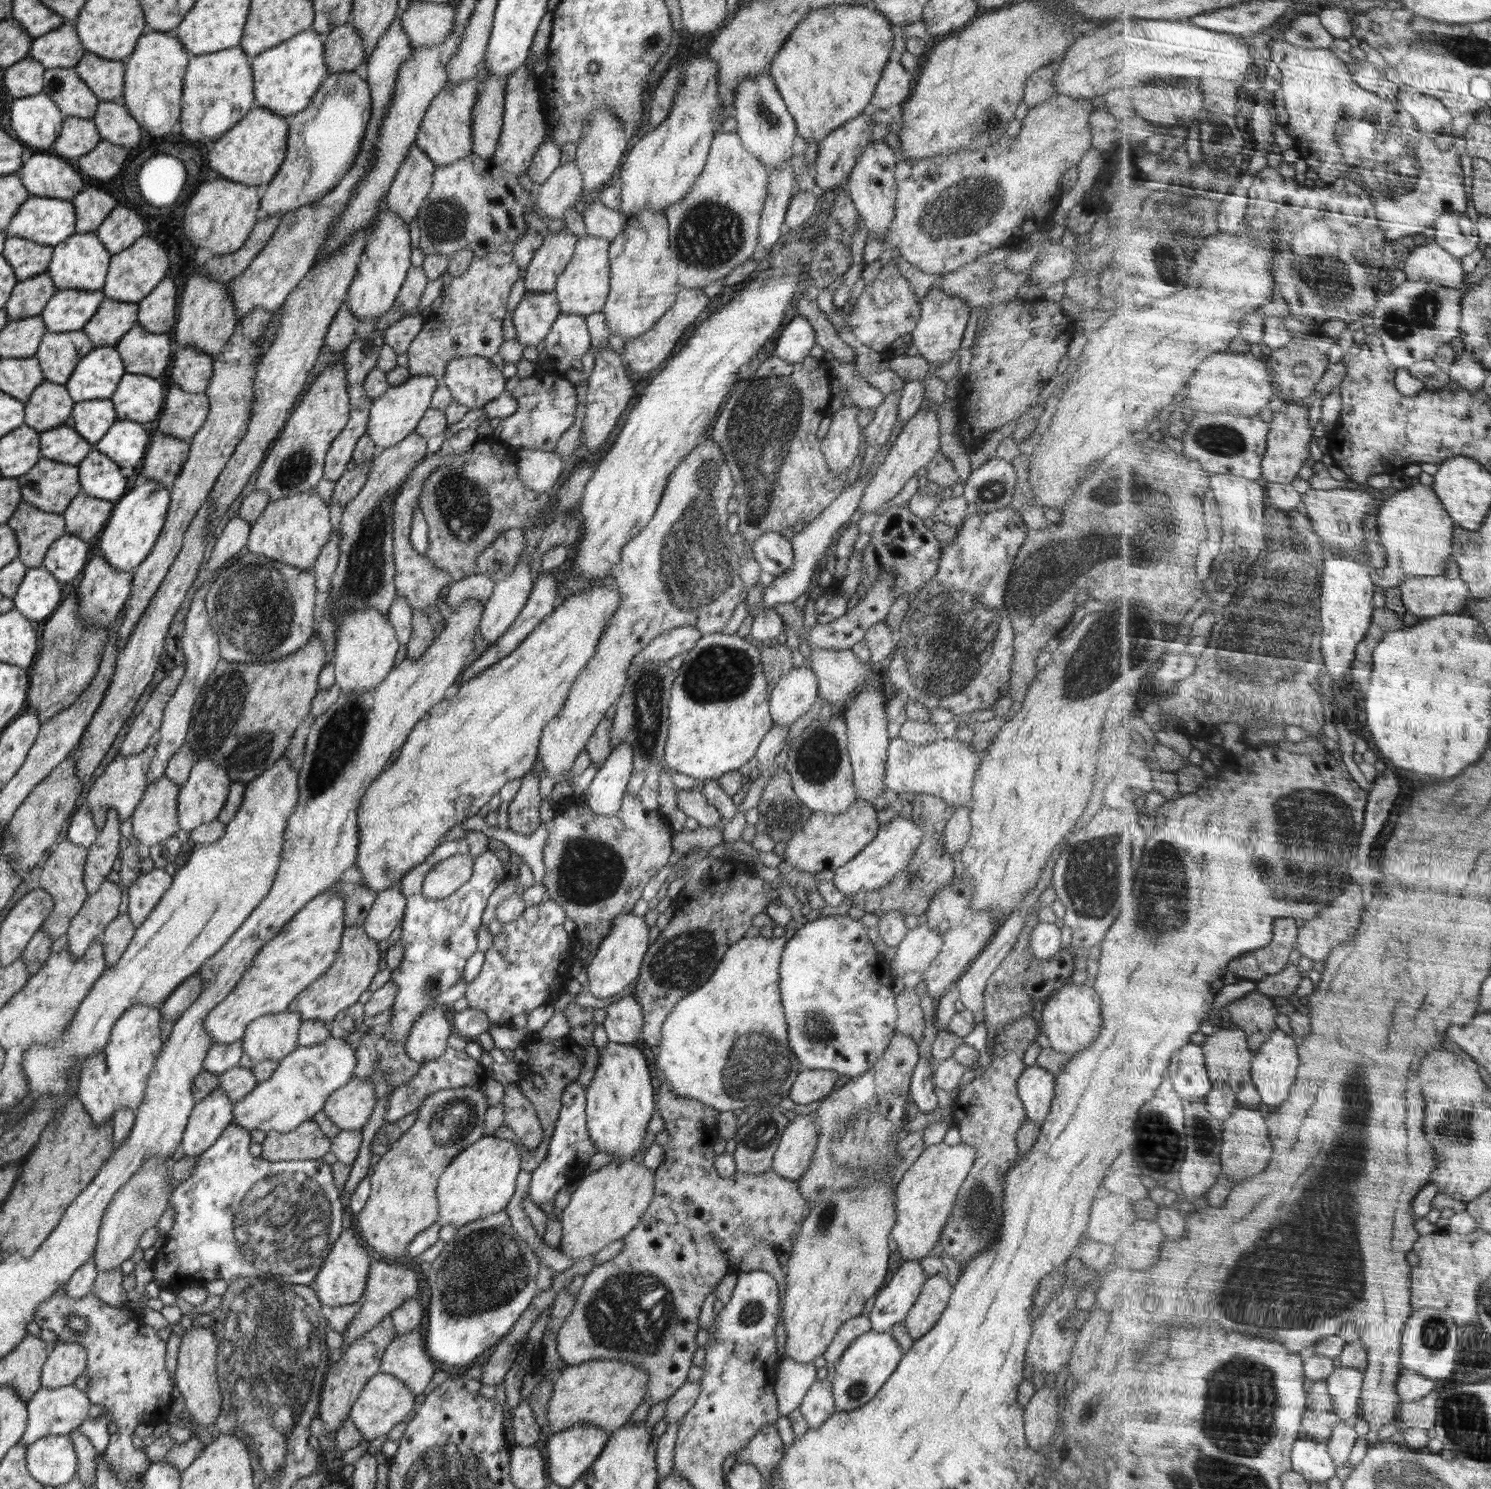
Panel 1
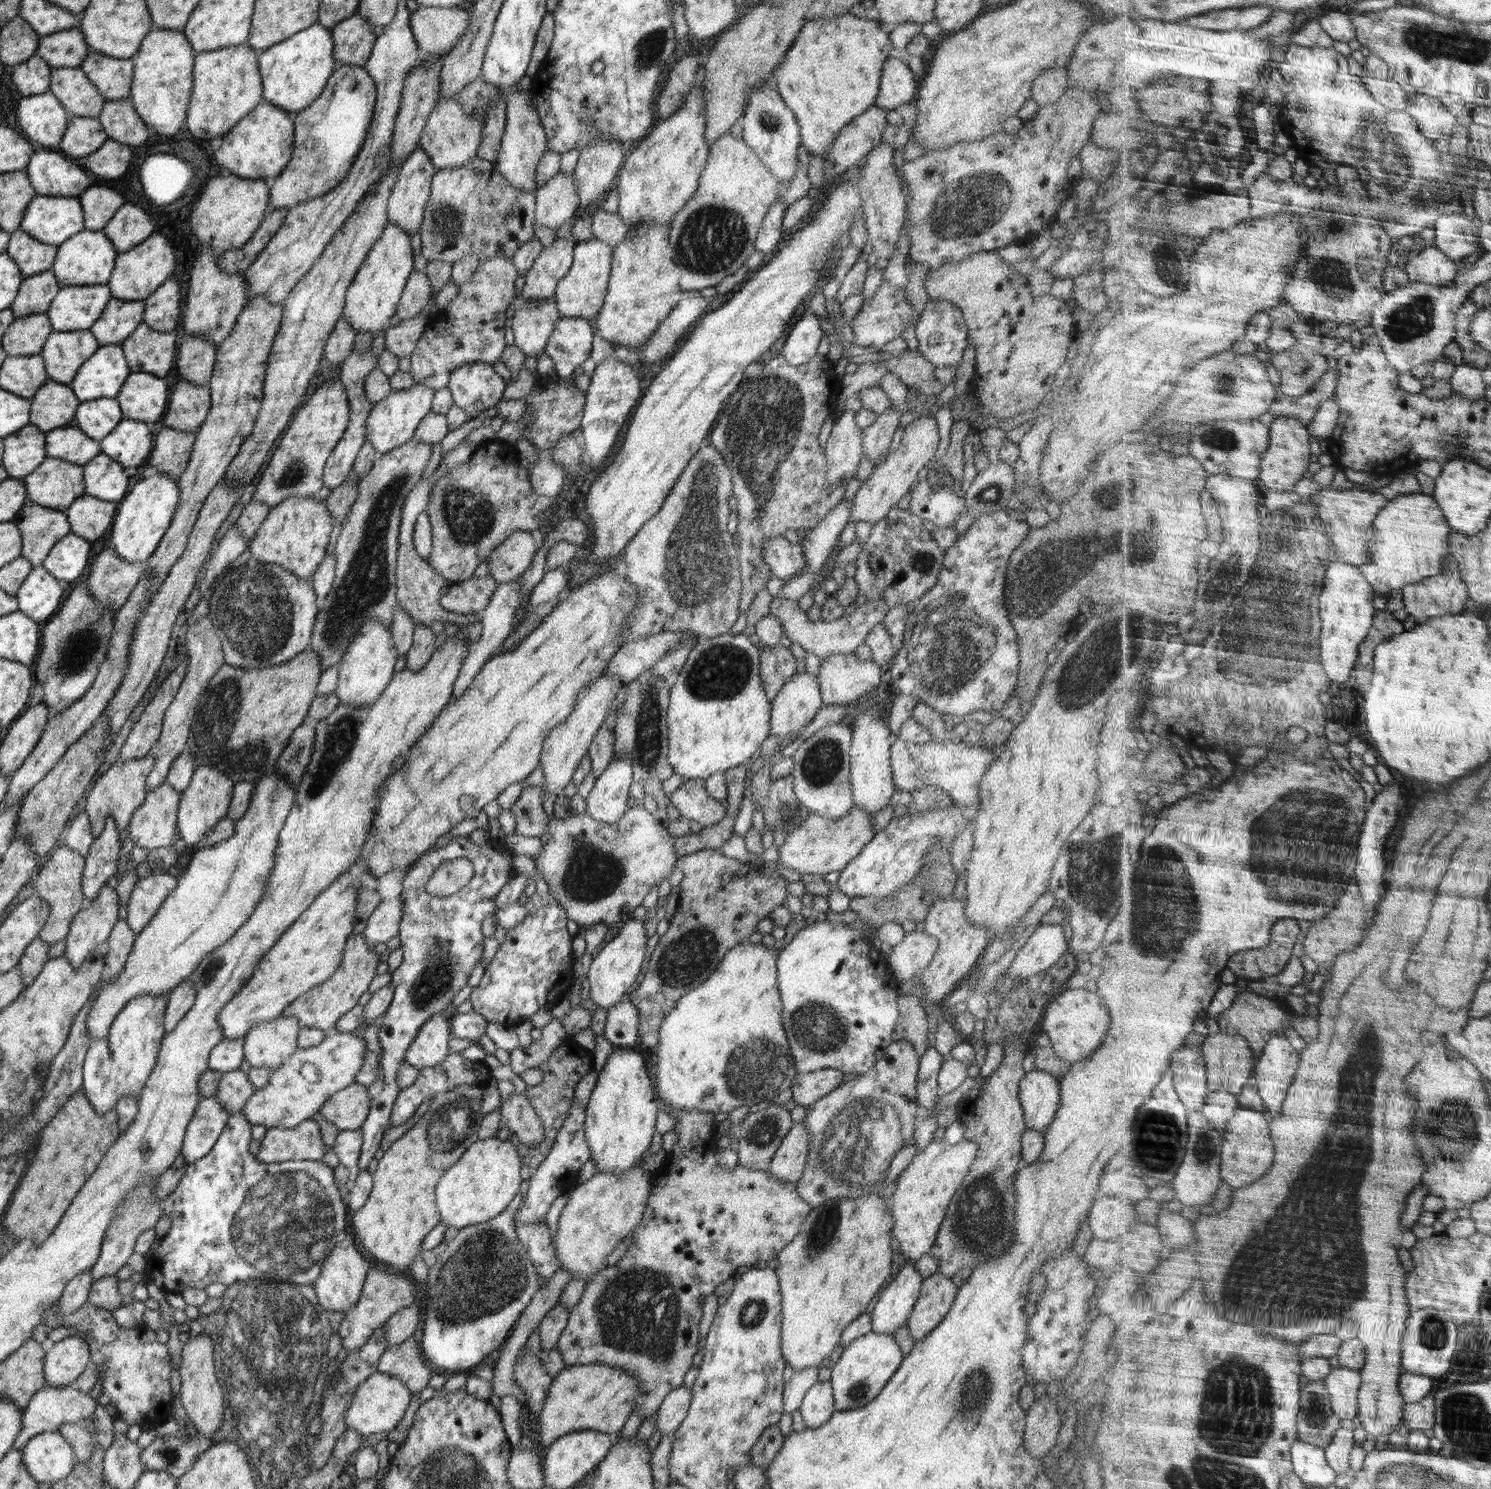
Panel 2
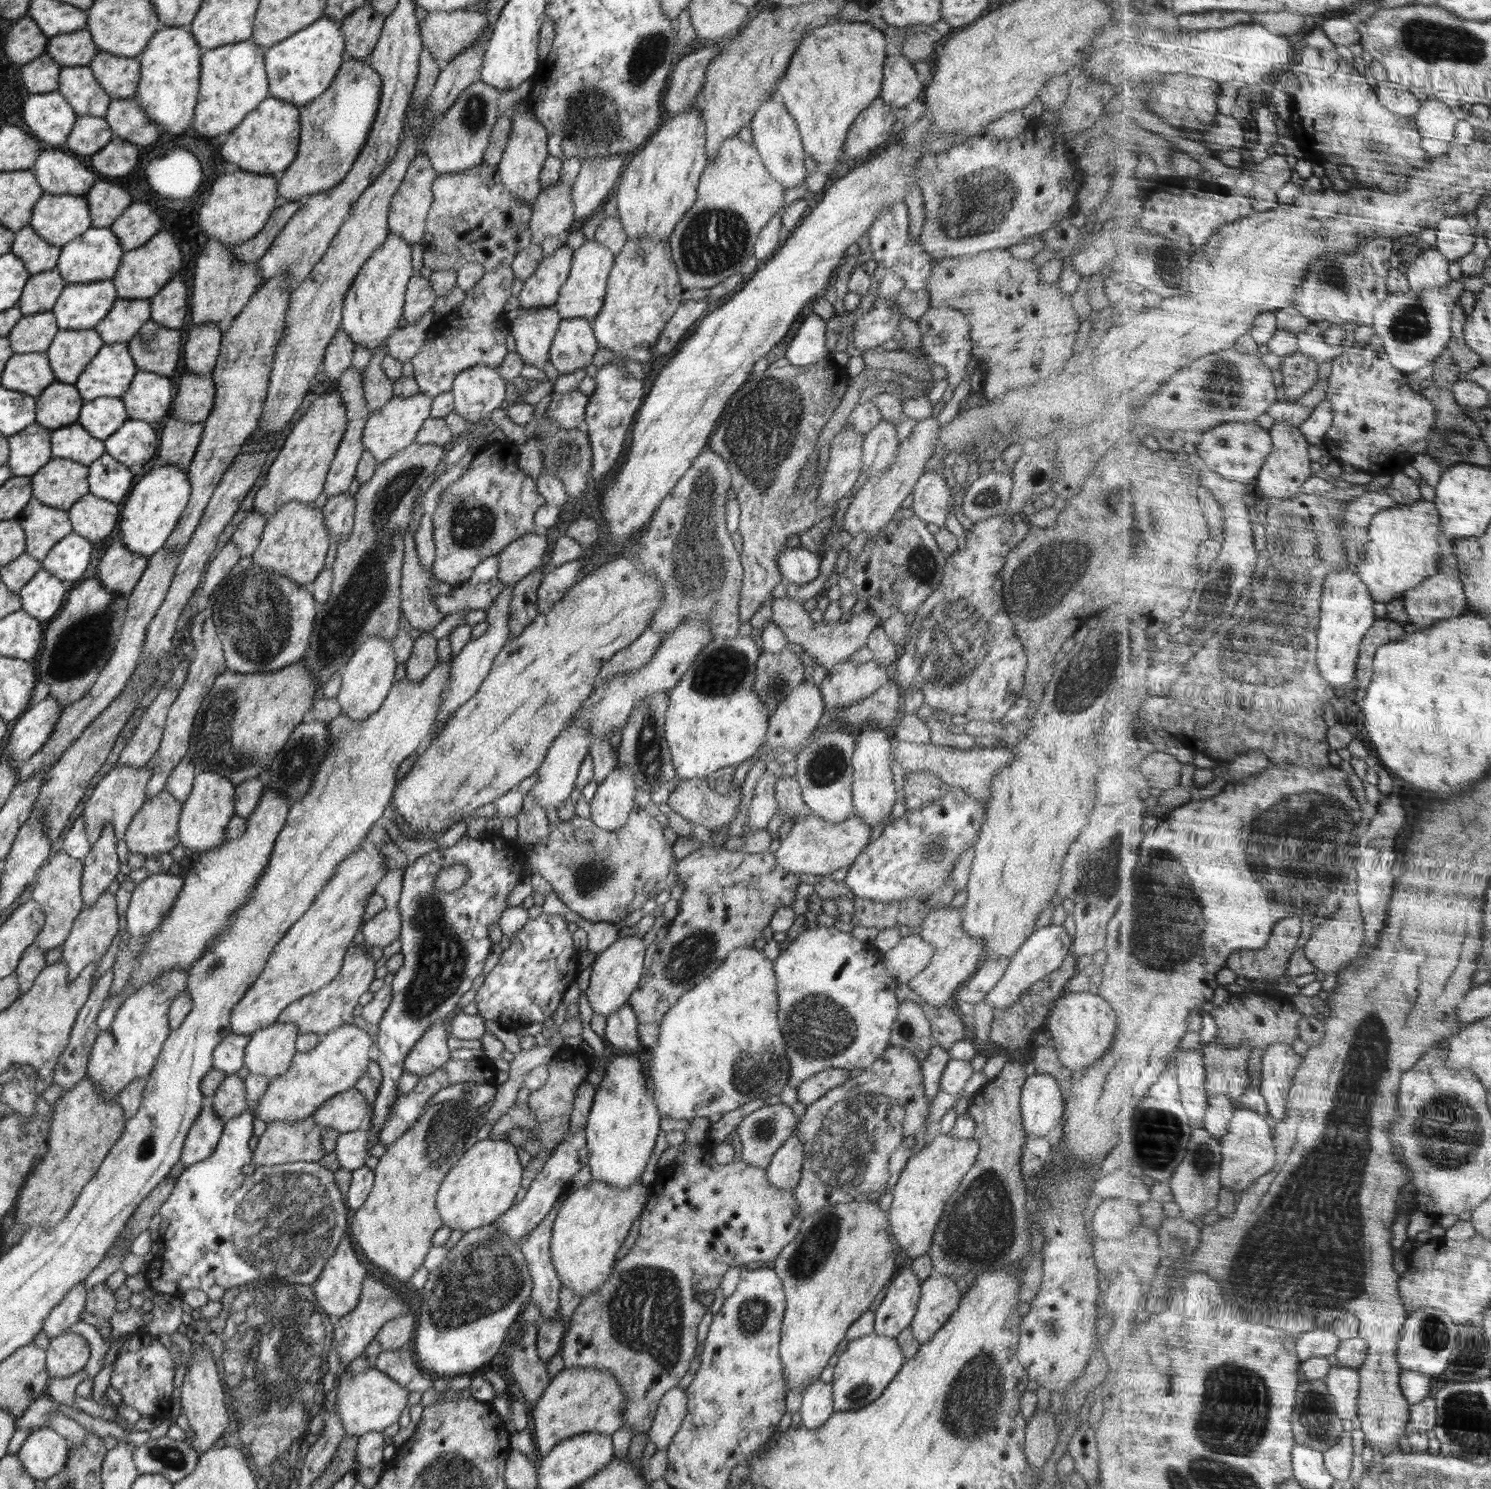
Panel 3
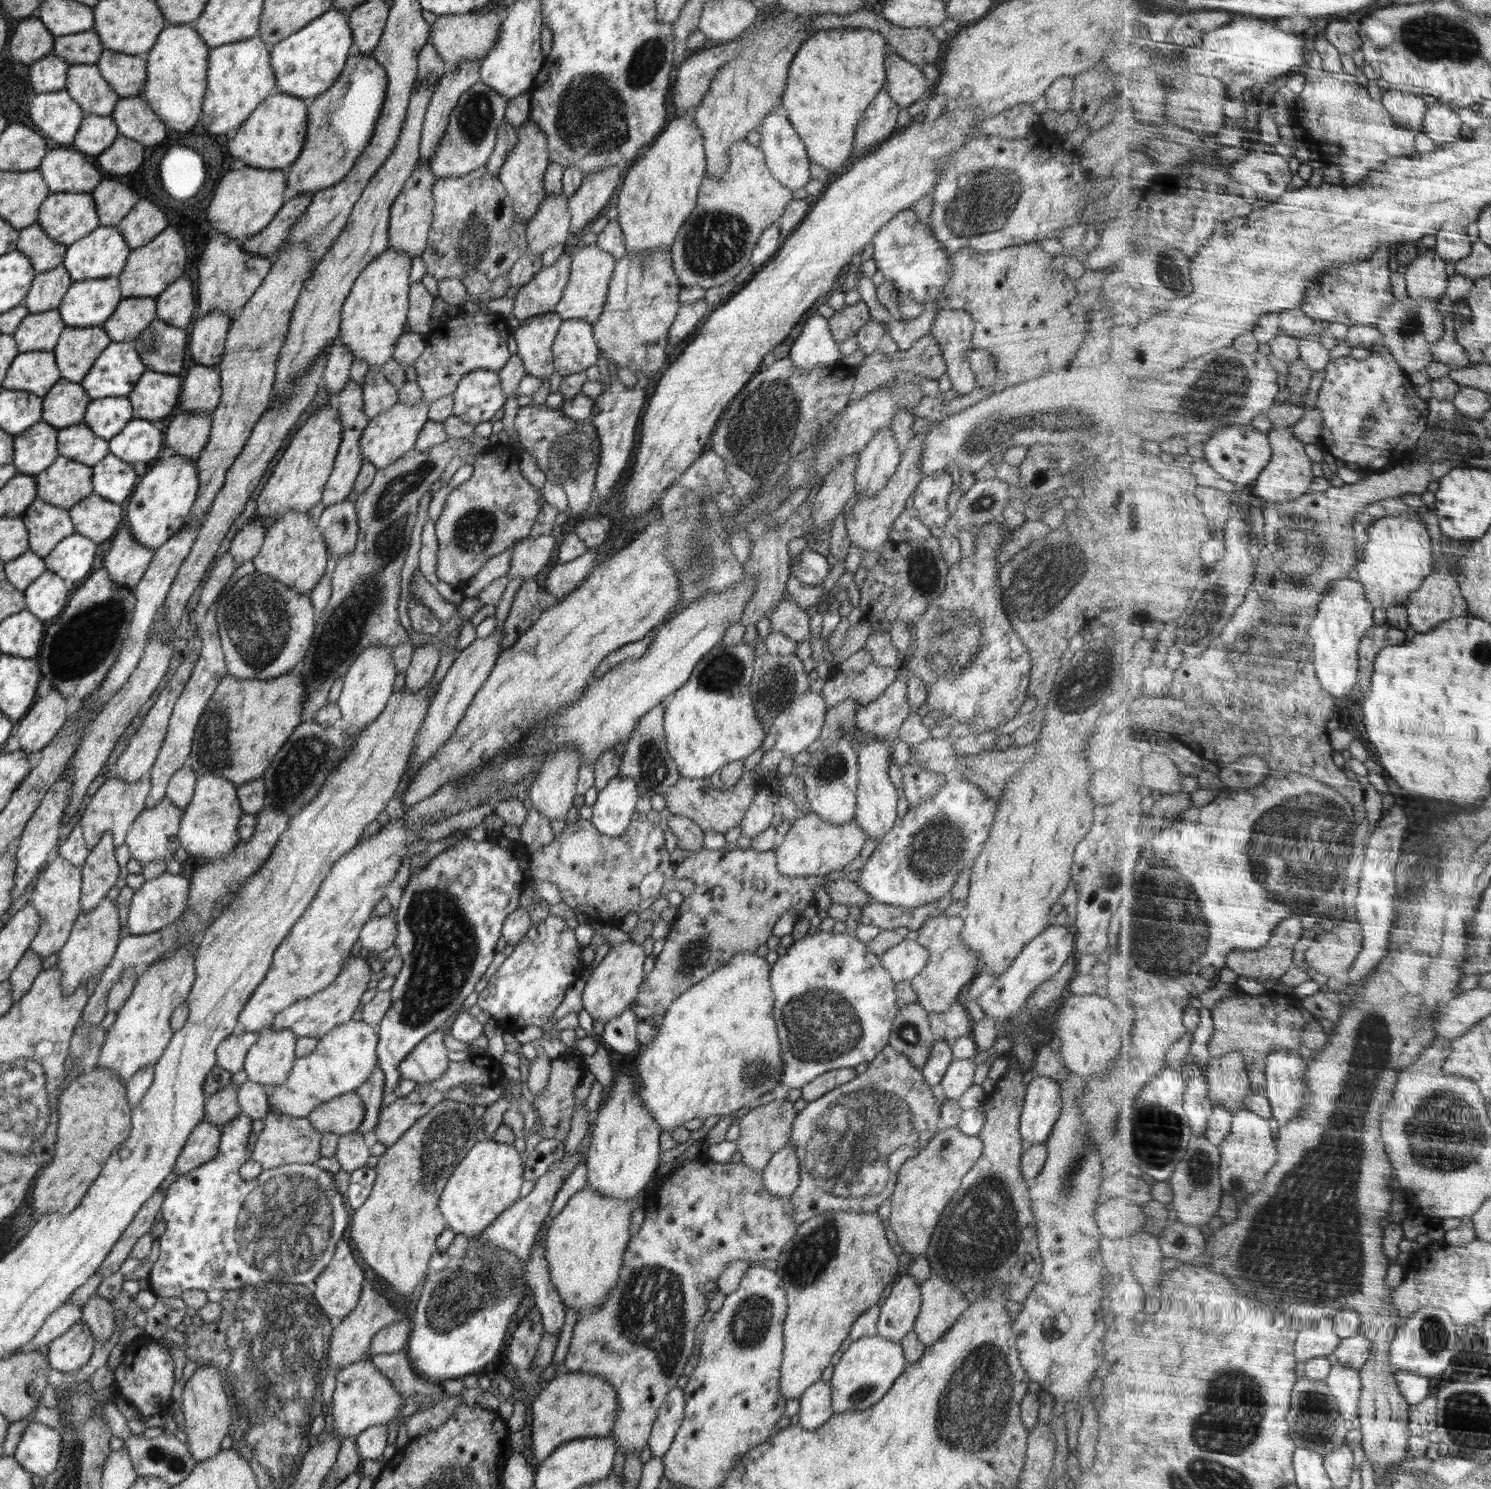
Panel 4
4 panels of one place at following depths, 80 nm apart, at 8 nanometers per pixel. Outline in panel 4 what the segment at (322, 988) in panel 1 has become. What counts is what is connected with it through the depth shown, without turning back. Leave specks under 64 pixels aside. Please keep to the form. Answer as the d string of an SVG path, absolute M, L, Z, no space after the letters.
M348 955L345 963L342 965L340 974L329 987L315 992L311 997L298 1000L283 1008L273 1020L272 1029L290 1029L296 1038L323 1037L338 1025L344 1024L351 1020L356 1008L360 1008L360 998L366 992L367 984L370 982L370 966L364 955Z

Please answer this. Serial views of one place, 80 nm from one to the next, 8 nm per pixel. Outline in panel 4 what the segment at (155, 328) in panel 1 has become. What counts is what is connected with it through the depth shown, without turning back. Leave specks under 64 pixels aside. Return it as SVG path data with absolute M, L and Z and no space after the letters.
M176 280L155 297L156 316L166 324L186 329L196 308L196 298L190 280Z

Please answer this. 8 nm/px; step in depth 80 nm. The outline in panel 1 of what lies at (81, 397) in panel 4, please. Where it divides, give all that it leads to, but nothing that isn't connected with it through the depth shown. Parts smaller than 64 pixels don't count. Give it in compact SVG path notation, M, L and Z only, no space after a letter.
M44 379L25 402L23 423L40 433L70 423L74 403L65 385Z

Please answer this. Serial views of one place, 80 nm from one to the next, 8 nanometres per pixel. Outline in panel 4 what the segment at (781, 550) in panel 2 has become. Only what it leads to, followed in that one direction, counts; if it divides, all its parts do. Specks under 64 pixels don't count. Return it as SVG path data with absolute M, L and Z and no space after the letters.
M806 547L797 557L791 559L791 575L803 585L816 586L823 583L832 568L826 556Z

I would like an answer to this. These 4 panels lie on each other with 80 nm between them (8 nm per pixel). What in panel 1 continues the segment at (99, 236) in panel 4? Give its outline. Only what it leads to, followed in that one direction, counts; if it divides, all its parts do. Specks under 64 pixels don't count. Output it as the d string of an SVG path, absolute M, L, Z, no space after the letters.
M74 232L64 242L53 246L47 272L57 289L101 290L106 282L111 256L95 232Z

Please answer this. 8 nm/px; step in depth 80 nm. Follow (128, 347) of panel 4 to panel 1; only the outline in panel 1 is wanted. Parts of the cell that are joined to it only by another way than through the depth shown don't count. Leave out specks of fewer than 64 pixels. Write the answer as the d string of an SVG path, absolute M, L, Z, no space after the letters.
M115 346L94 347L78 361L65 387L75 402L109 399L126 373Z

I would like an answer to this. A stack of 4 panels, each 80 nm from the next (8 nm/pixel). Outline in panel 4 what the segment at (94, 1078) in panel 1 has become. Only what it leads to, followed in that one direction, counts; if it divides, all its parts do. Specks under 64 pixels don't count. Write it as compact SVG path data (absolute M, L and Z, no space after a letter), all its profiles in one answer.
M196 945L179 948L170 958L160 958L148 968L141 970L133 991L118 1009L97 1060L99 1068L109 1068L128 1080L133 1074L147 1066L153 1066L162 1056L166 1045L174 1034L170 1017L174 1009L187 1000L196 976L194 961Z

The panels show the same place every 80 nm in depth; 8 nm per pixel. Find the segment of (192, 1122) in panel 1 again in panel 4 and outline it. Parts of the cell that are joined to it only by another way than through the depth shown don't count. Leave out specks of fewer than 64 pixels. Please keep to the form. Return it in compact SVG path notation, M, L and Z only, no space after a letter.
M201 1121L186 1140L172 1171L176 1171L178 1176L184 1176L190 1170L214 1160L218 1154L220 1132L219 1127Z

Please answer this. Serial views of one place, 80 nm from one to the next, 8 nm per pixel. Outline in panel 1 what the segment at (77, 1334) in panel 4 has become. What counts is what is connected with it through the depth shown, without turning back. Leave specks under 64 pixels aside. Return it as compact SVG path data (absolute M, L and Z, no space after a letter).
M58 1342L42 1367L41 1386L60 1388L74 1385L87 1367L86 1349L77 1342Z

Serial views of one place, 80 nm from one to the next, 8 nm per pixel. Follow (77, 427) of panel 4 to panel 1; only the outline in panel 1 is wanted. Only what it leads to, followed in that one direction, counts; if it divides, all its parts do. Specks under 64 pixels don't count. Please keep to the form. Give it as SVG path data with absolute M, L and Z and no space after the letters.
M70 423L42 431L39 439L41 456L64 464L80 464L94 448Z

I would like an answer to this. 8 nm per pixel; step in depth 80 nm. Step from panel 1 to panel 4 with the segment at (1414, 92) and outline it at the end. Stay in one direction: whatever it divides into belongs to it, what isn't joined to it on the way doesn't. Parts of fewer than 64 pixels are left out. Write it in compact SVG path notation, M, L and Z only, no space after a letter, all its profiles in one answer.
M1438 100L1428 109L1425 118L1425 134L1431 138L1437 146L1461 140L1465 124L1460 120L1460 114L1451 106Z

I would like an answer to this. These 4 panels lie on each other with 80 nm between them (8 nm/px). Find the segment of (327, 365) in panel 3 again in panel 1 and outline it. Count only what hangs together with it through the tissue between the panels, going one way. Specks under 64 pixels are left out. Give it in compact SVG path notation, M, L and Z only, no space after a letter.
M345 302L342 303L325 336L325 345L335 354L337 359L344 356L348 344L354 340L357 321L357 318L349 311L348 305Z

